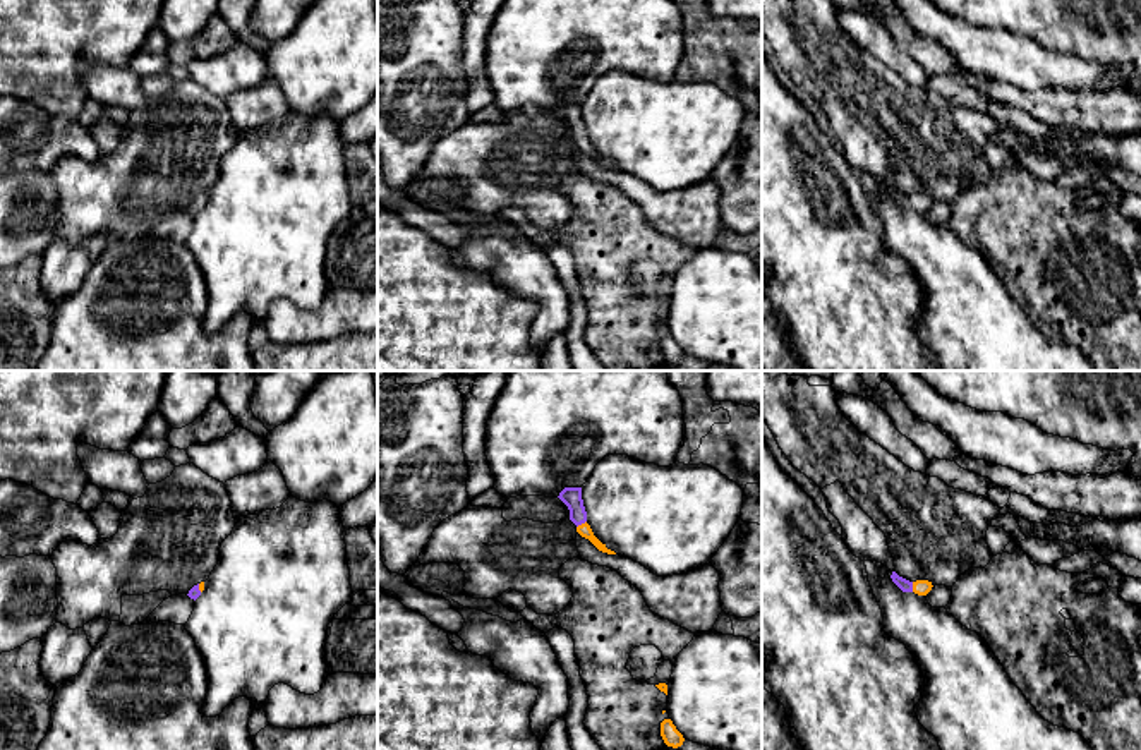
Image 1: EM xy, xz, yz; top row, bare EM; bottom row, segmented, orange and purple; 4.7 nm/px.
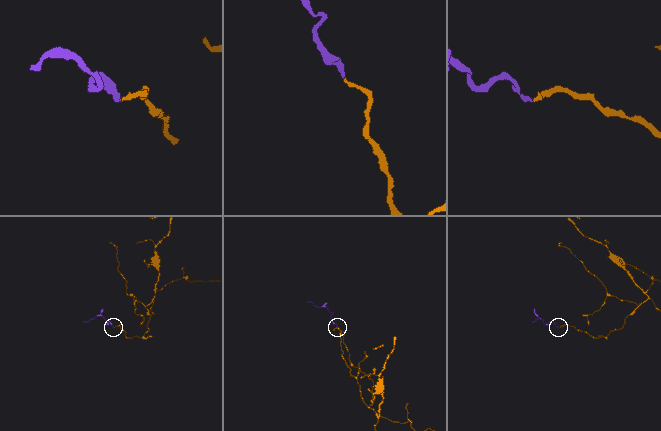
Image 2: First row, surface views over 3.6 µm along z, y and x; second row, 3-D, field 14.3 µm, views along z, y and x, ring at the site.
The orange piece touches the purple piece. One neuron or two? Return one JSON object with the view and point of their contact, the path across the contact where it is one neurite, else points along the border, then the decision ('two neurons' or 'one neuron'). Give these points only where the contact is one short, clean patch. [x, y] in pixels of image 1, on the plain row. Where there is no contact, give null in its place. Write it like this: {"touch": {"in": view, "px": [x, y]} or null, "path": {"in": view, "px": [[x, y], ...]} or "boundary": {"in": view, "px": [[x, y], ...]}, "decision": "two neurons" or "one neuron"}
{"touch": {"in": "xz", "px": [582, 139]}, "path": {"in": "xz", "px": [[584, 145], [582, 139], [572, 112]]}, "decision": "one neuron"}

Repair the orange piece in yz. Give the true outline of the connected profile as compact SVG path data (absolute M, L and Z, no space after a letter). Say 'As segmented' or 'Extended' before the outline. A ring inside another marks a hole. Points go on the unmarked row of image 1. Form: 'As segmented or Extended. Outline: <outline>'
Extended. Outline: M892 187L890 194L903 208L915 208L918 211L927 211L933 203L928 196L909 197L899 192L896 187Z

